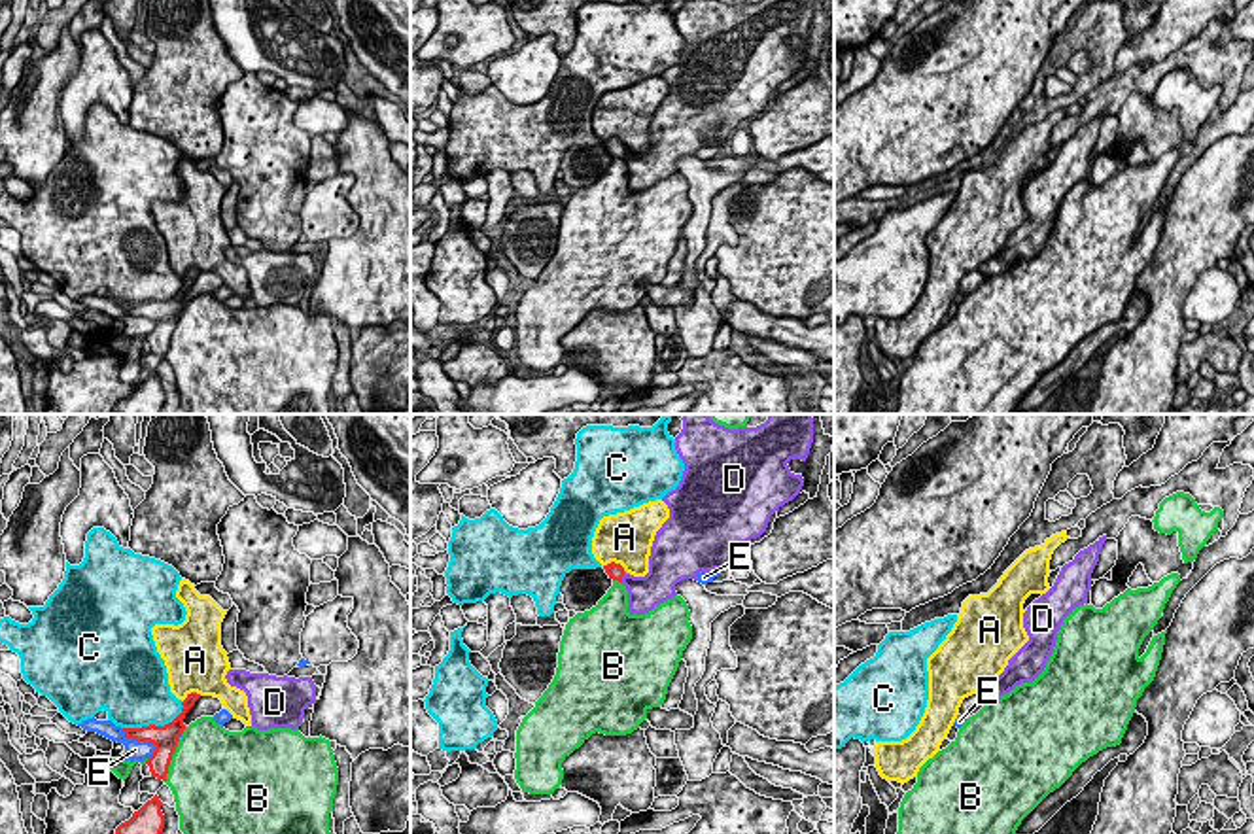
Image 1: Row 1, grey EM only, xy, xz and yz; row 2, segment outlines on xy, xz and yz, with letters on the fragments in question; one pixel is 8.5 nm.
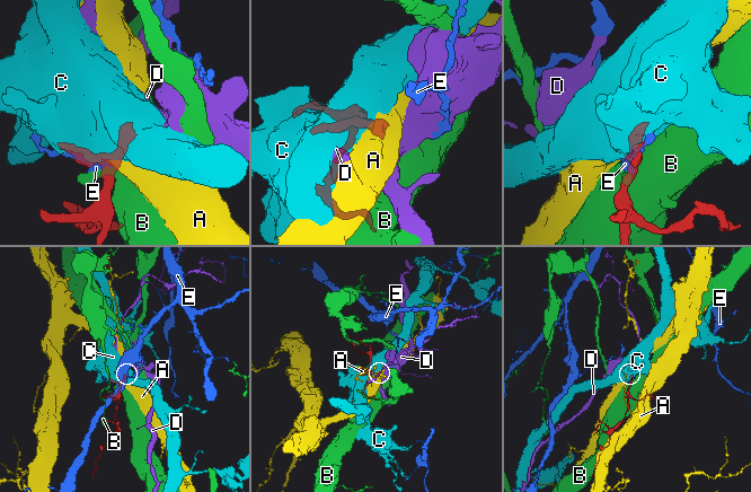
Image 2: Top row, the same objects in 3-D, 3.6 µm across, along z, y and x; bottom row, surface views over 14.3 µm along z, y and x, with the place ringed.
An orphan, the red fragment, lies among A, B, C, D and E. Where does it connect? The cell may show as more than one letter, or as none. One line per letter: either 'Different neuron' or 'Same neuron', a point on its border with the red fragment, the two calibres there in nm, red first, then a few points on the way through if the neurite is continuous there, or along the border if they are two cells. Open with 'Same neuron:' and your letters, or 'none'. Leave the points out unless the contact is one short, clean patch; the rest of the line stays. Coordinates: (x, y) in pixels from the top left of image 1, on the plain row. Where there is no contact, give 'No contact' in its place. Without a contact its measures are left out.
Same neuron: D
A: Different neuron. Touches red at xz (613, 138). Thickness 140 nm (red) against 440 nm. Boundary: xz (604, 140), (617, 138), (625, 146)
B: Different neuron. Touches red at xy (169, 339). Thickness 220 nm (red) against 480 nm
C: Different neuron. Touches red at xy (154, 301). Thickness 220 nm (red) against 460 nm
D: Same neuron. Touches red at xz (623, 152). Thickness 140 nm (red) against 280 nm. Path across: xz (615, 148), (623, 152), (645, 169)
E: Different neuron. Touches red at xy (140, 316). Thickness 220 nm (red) against 160 nm

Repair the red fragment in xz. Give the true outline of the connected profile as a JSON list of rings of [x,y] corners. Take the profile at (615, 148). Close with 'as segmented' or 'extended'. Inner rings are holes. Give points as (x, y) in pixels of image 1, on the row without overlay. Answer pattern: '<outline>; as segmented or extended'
[[[683,0],[675,26],[685,40],[681,59],[662,78],[670,95],[656,108],[649,149],[634,153],[620,140],[603,142],[609,155],[628,166],[628,189],[645,191],[677,172],[675,161],[696,155],[700,148],[730,142],[741,119],[760,113],[770,93],[792,78],[802,62],[802,51],[789,45],[791,36],[806,38],[813,19],[813,0],[760,0],[728,6],[719,0]]]; extended

